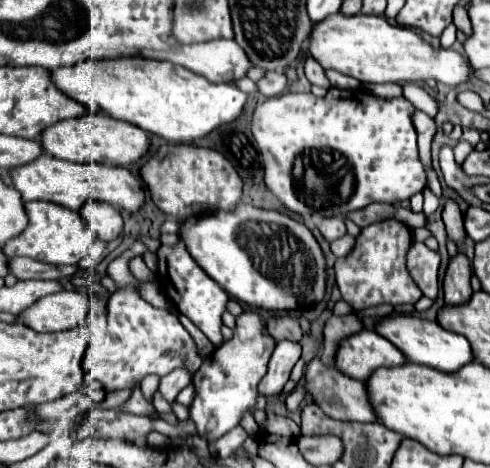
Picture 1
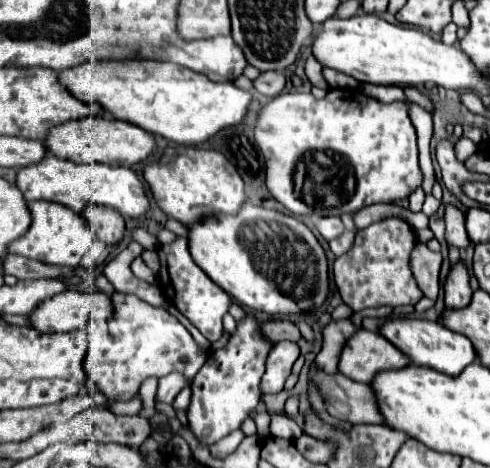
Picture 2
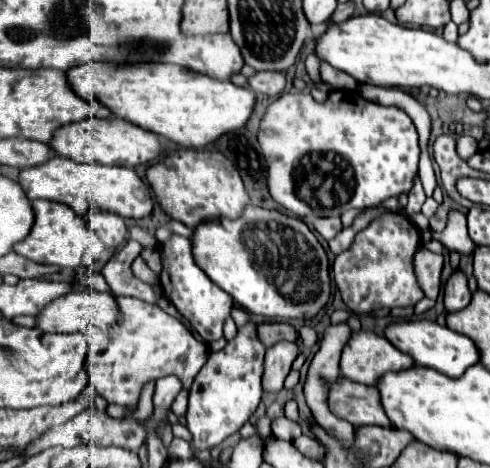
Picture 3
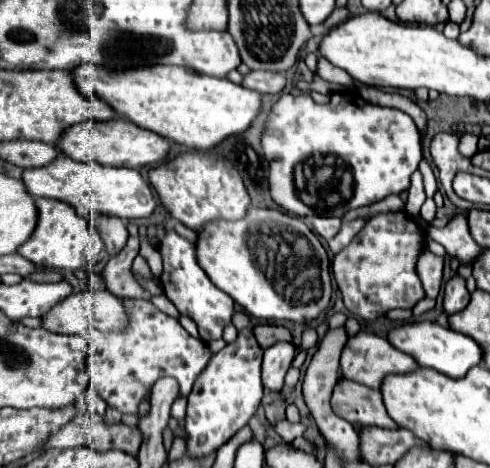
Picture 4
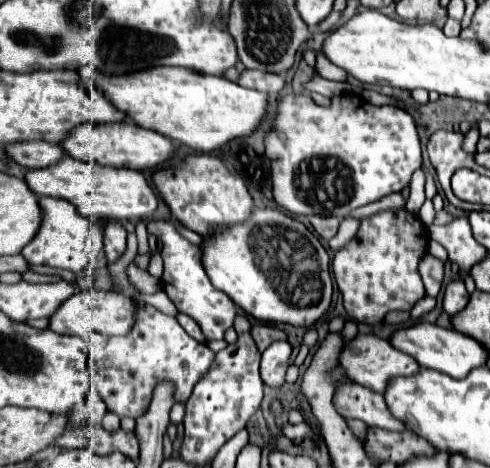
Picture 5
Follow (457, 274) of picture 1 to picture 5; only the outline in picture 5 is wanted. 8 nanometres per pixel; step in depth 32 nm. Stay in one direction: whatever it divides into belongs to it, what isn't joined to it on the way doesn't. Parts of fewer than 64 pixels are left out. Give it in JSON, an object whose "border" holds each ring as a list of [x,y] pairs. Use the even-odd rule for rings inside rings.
{"border":[[[454,280],[446,286],[446,294],[444,294],[444,312],[448,316],[454,316],[458,314],[460,310],[464,310],[464,306],[468,304],[470,296],[464,288],[464,282],[462,280]]]}

